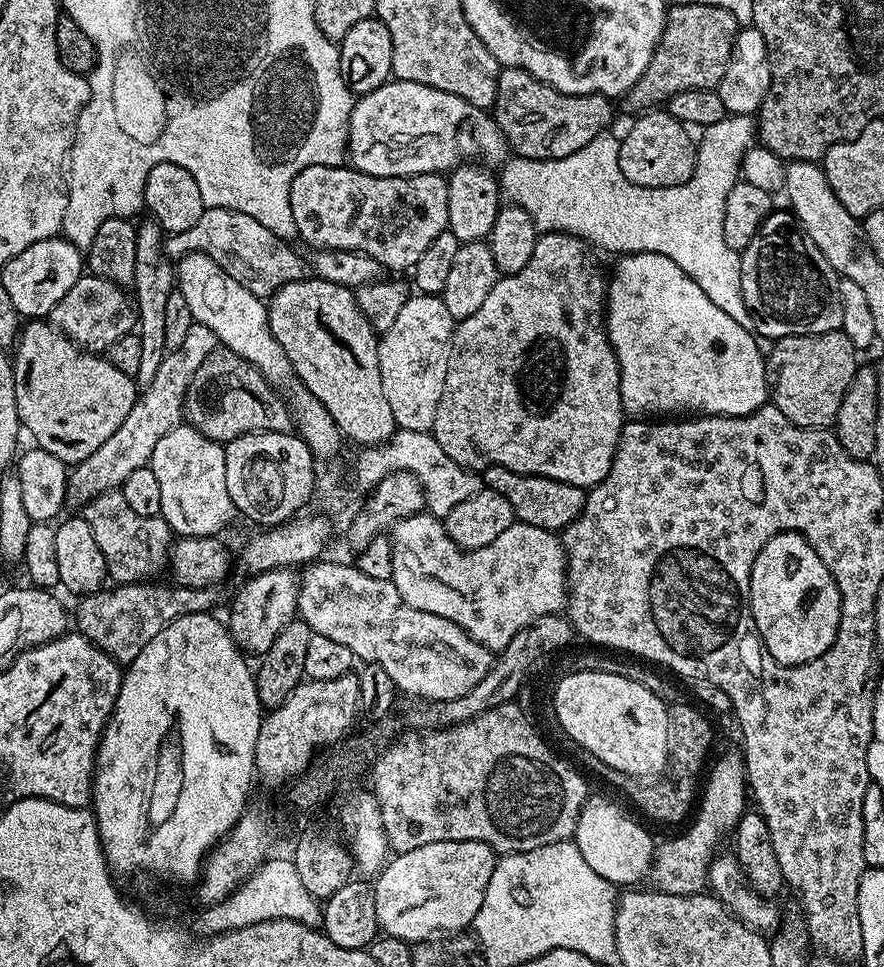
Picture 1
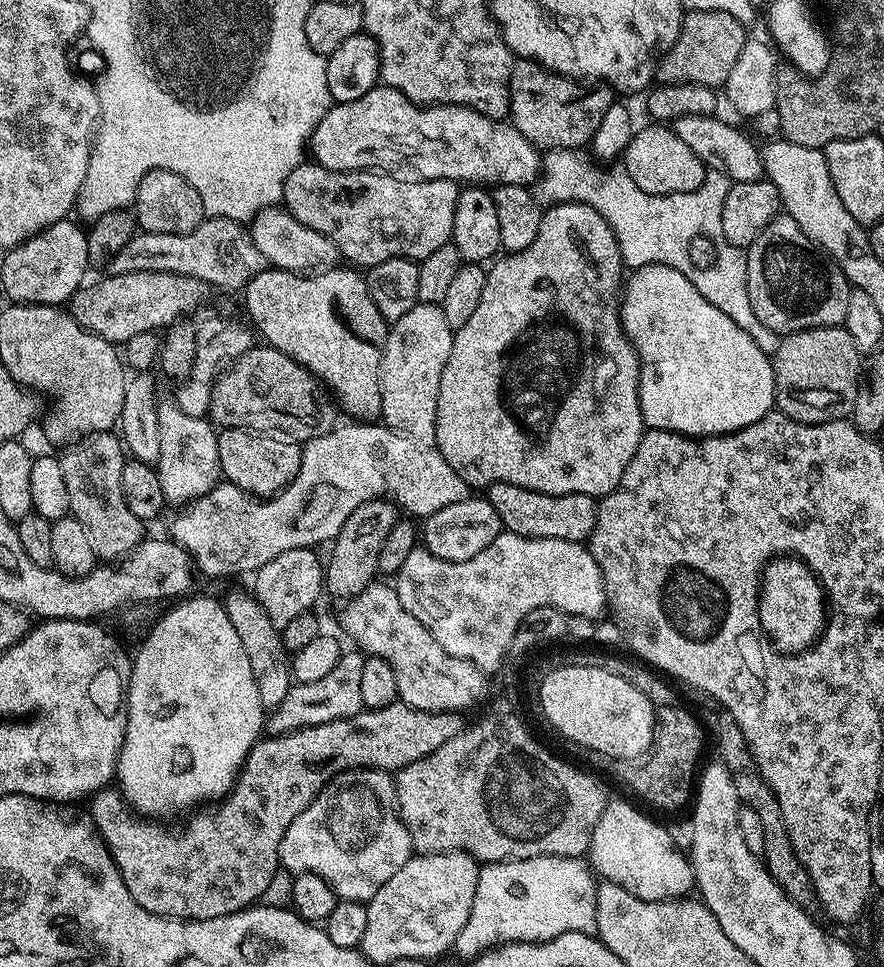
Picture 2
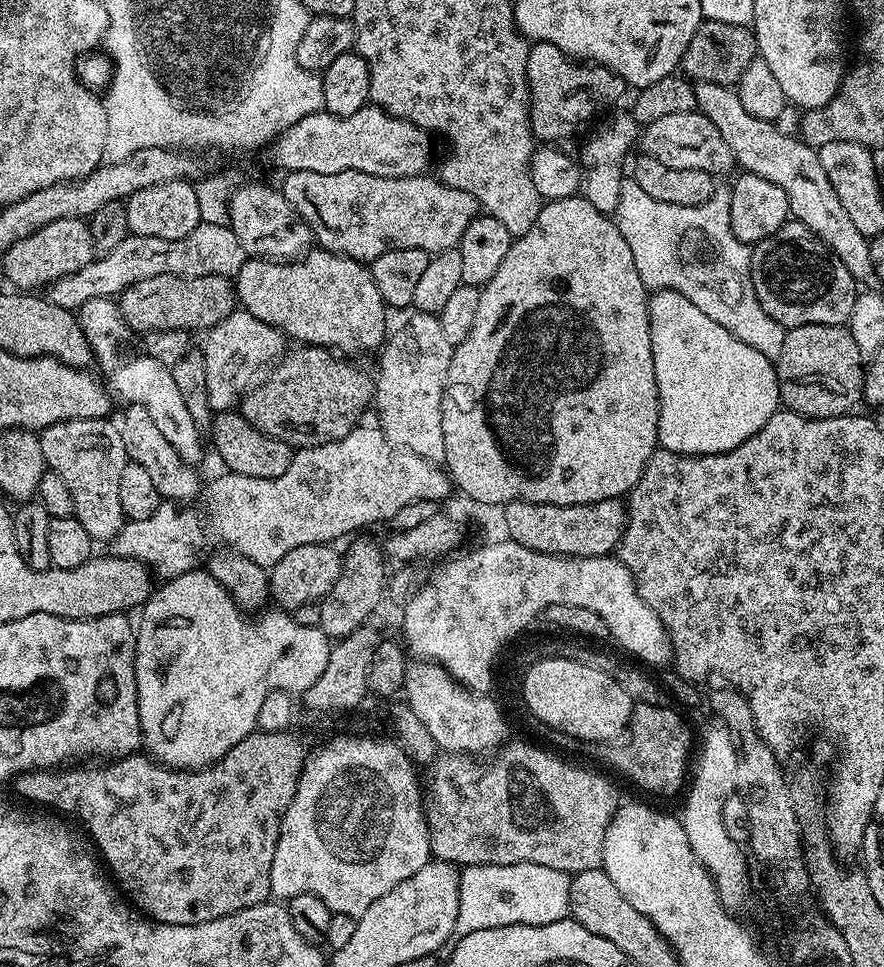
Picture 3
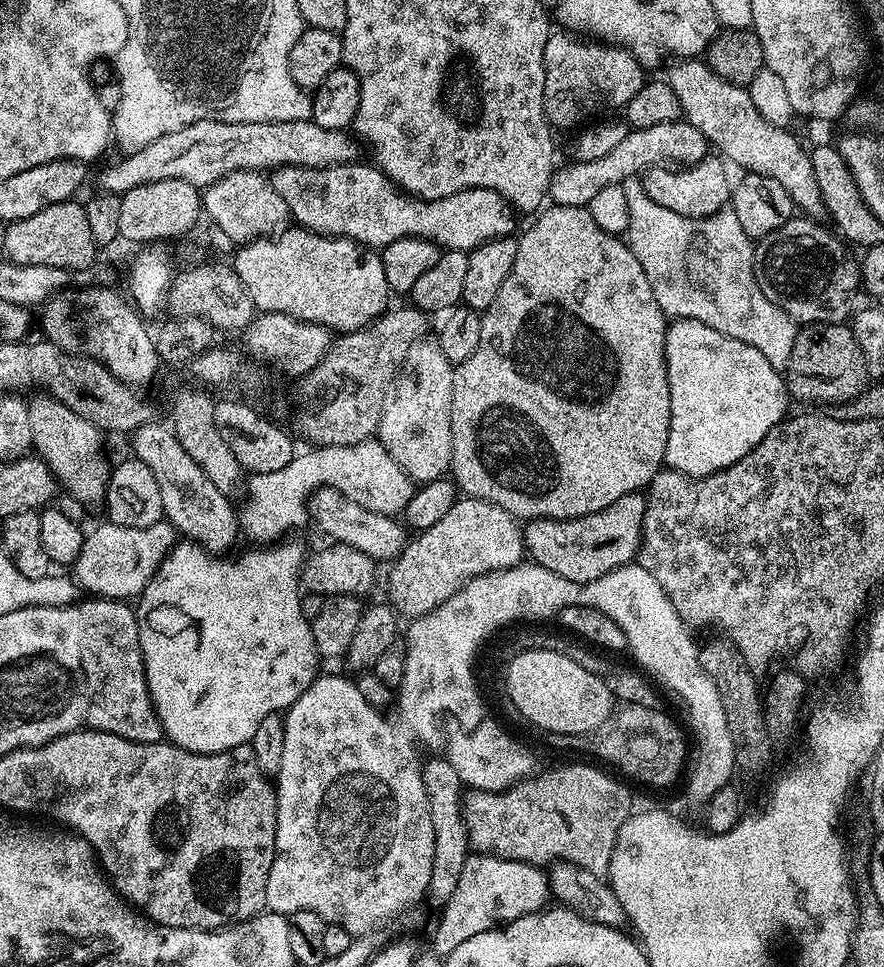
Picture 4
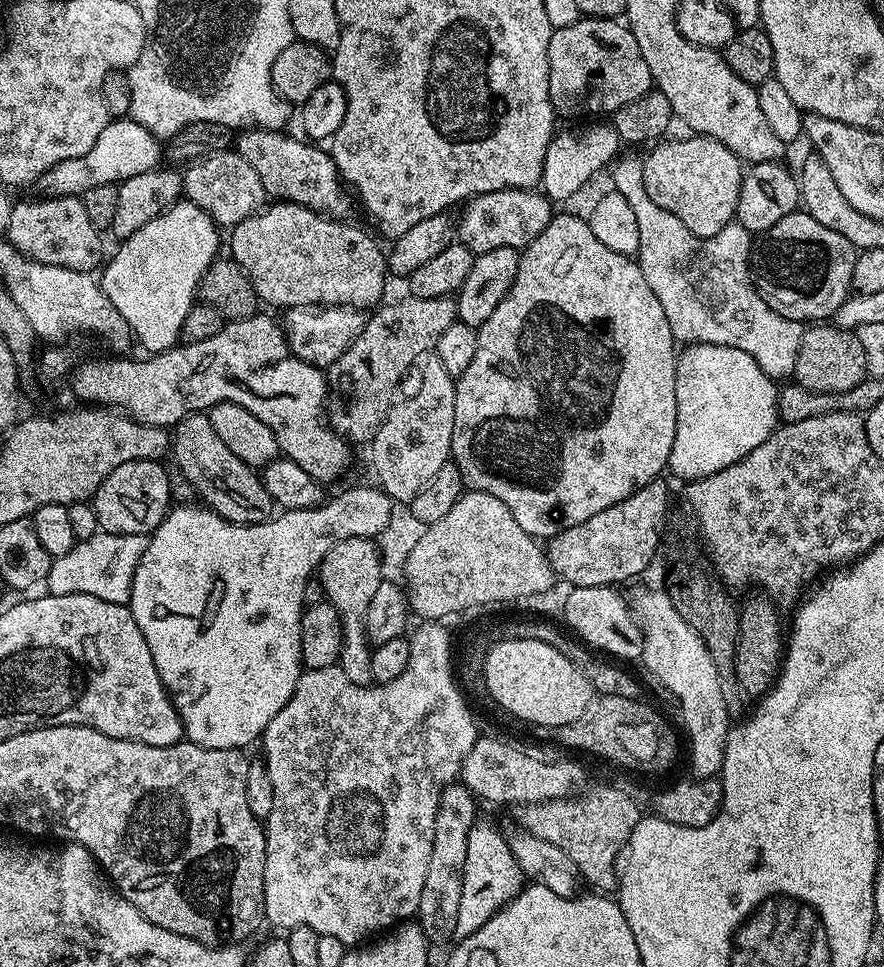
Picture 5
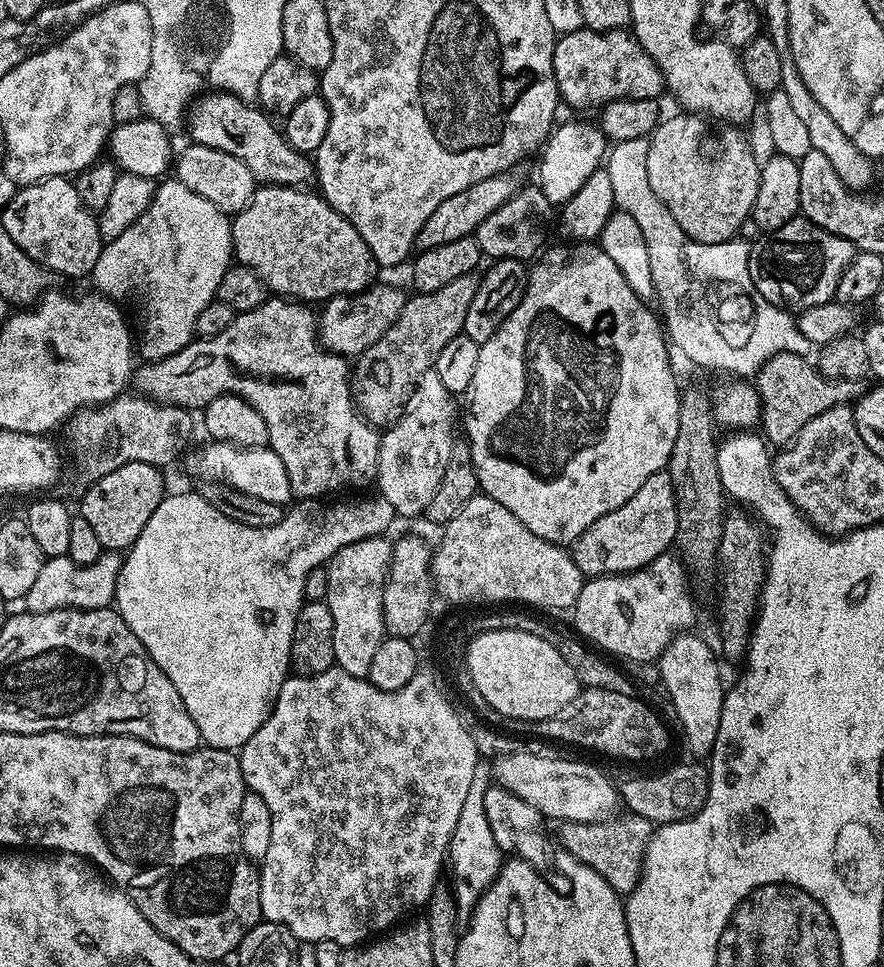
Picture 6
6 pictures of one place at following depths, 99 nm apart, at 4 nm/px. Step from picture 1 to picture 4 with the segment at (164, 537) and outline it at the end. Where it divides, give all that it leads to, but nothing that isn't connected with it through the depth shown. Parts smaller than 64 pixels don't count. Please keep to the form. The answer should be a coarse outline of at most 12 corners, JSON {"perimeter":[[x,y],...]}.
{"perimeter":[[58,398],[28,400],[35,455],[67,495],[103,505],[105,433]]}

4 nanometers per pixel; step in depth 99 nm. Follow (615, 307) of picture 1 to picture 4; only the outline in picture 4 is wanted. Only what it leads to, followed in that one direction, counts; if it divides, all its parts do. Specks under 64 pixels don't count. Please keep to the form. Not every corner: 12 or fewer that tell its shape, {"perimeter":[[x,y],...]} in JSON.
{"perimeter":[[706,322],[664,331],[664,463],[709,476],[785,419],[785,377]]}

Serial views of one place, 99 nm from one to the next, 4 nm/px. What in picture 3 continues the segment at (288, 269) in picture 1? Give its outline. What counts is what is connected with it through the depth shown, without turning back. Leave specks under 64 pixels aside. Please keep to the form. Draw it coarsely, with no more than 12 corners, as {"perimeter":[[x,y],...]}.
{"perimeter":[[199,224],[186,238],[129,234],[58,278],[46,299],[75,313],[155,276],[242,270],[238,234]]}

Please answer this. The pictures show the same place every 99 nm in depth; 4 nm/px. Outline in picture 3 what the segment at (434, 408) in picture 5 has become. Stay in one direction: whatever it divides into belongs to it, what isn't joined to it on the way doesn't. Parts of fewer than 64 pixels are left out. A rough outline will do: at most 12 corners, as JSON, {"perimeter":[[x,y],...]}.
{"perimeter":[[417,311],[379,353],[374,412],[391,444],[444,458],[454,345]]}

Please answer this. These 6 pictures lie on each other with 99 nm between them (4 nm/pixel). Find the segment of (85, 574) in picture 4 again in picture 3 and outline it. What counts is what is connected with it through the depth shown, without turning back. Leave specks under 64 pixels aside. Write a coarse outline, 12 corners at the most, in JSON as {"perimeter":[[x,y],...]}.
{"perimeter":[[161,502],[128,520],[113,553],[157,577],[193,571],[200,560],[200,512]]}

